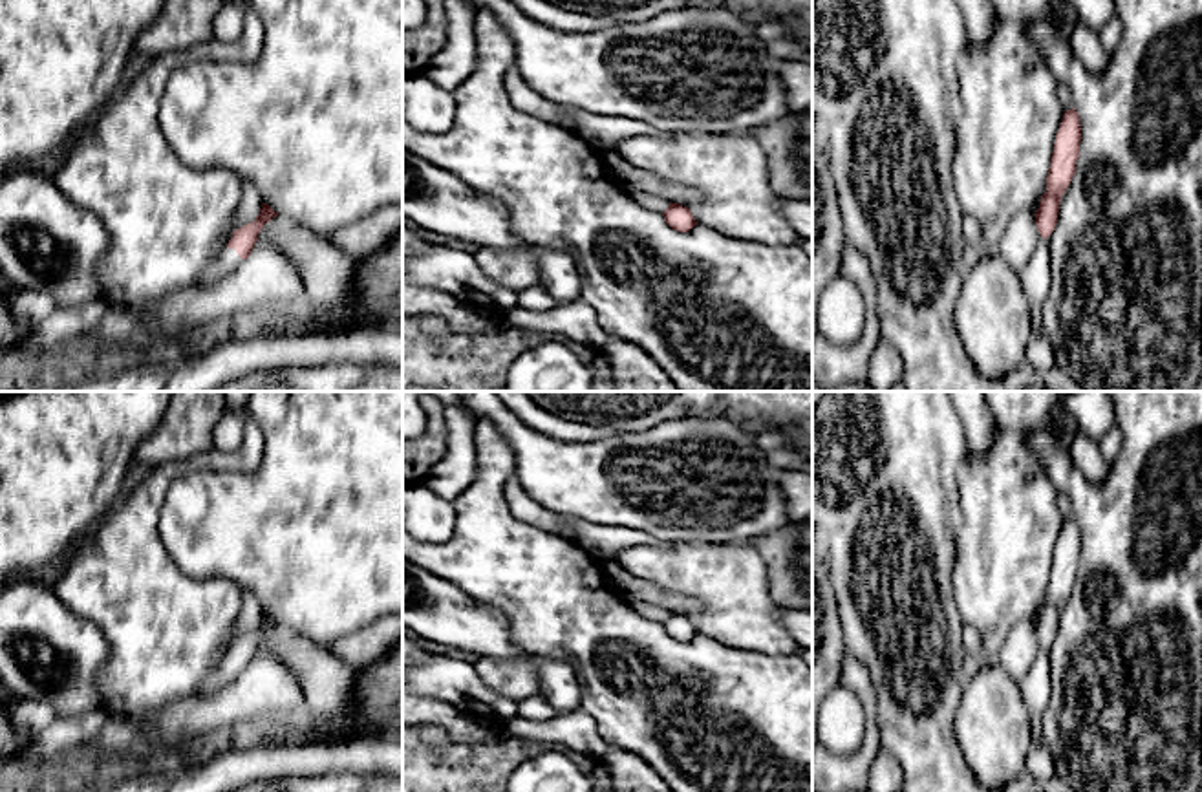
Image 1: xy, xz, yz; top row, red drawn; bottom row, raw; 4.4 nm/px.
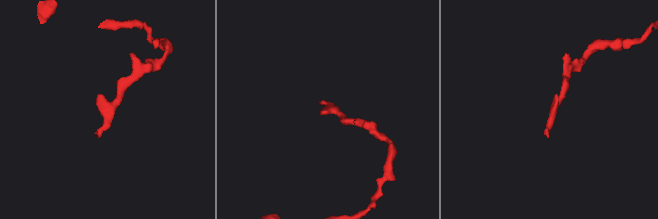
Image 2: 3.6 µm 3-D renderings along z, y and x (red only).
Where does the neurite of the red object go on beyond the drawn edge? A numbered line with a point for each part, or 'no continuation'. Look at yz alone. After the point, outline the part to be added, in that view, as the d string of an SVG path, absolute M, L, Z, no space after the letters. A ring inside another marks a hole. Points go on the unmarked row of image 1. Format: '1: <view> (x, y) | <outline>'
no continuation

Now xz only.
no continuation

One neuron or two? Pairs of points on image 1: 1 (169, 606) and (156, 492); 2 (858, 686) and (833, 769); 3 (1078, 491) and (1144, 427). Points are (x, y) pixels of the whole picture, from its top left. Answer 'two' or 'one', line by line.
1: one
2: one
3: one

